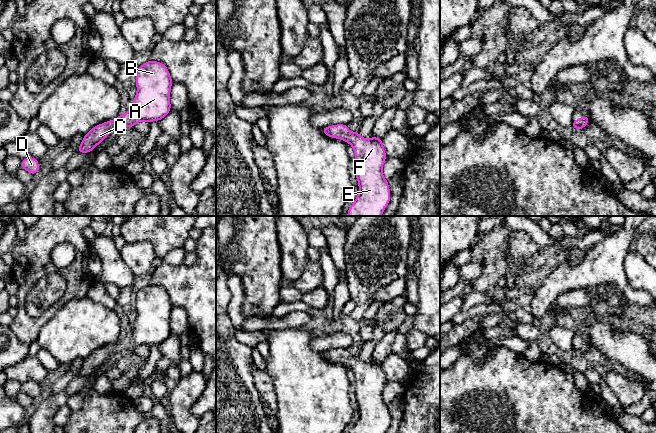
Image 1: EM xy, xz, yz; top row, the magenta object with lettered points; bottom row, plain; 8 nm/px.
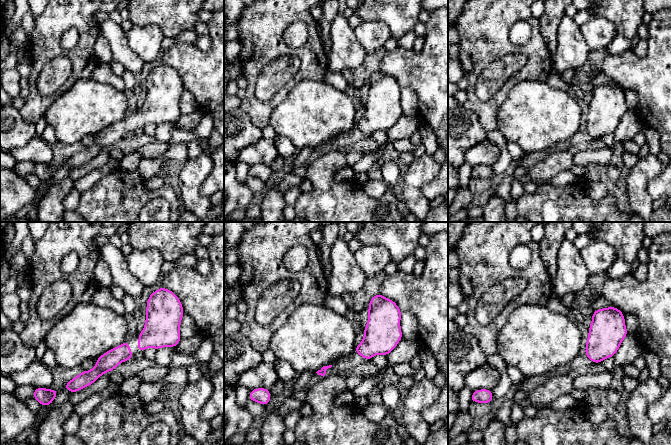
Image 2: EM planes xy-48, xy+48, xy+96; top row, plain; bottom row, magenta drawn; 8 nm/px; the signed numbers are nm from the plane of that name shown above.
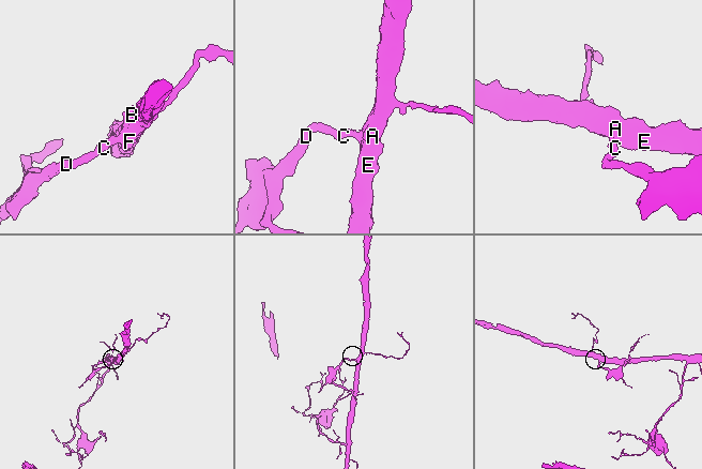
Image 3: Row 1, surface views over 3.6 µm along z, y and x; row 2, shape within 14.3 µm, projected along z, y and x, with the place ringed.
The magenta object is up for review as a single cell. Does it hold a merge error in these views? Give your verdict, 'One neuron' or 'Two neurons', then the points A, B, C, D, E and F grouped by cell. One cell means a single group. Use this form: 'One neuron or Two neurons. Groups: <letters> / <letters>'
One neuron. Groups: A B C D E F

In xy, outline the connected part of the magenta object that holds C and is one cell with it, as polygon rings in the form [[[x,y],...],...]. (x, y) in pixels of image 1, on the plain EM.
[[[150,284],[136,294],[137,318],[128,337],[93,351],[84,361],[77,377],[89,377],[110,356],[119,351],[134,352],[139,345],[160,345],[172,333],[170,314],[172,303],[168,292],[161,286]]]

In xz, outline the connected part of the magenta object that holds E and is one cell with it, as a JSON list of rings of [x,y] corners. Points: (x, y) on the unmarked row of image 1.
[[[337,348],[321,352],[322,356],[332,362],[348,366],[355,376],[355,398],[359,409],[359,419],[349,433],[385,433],[391,418],[382,397],[387,382],[382,362],[361,361],[358,355],[347,357],[349,349]]]

